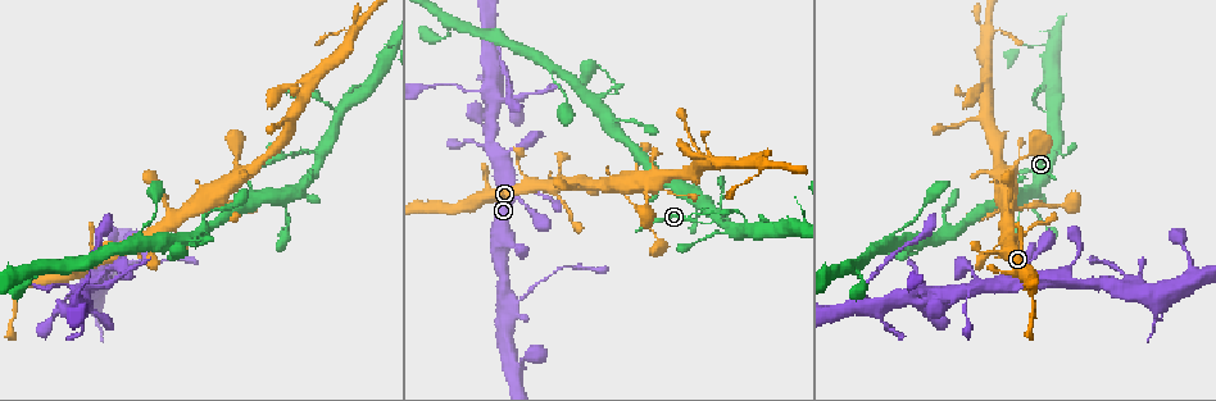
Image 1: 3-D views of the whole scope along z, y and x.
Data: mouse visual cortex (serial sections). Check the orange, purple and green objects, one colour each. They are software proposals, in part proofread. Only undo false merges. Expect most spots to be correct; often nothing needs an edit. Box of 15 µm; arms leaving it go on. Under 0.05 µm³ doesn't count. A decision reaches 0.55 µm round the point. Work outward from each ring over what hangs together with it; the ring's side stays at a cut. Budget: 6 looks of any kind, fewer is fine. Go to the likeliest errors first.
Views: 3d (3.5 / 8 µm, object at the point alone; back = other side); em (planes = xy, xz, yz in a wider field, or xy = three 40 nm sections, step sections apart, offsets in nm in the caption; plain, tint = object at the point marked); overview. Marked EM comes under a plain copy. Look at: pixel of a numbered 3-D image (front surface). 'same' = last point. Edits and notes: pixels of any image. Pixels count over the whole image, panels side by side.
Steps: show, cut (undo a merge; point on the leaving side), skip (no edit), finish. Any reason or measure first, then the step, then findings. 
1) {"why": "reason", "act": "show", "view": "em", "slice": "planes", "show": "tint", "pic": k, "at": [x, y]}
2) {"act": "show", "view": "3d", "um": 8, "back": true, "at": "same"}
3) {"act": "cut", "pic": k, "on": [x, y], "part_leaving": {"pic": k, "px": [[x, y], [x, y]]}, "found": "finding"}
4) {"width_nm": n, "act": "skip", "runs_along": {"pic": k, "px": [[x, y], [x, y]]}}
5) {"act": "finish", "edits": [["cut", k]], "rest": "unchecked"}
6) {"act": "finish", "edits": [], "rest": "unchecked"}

{"why": "side arm on a straight run", "act": "show", "view": "3d", "um": 3.5, "back": true, "pic": 1, "at": [340, 117]}

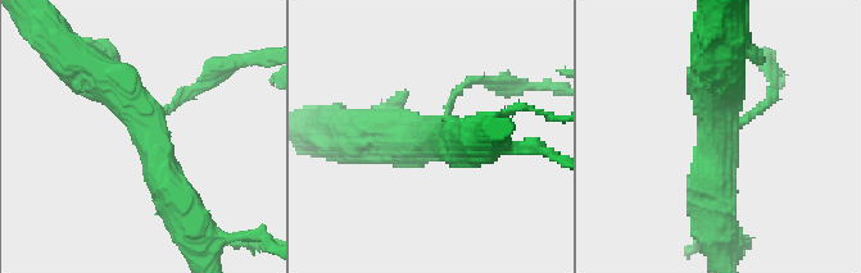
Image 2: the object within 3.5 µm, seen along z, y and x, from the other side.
{"arms": 3, "arm_widths_nm": [100, 450, 500], "why": "need the tissue", "act": "show", "view": "em", "slice": "xy", "step": 5, "show": "tint", "pic": 2, "at": [713, 130]}

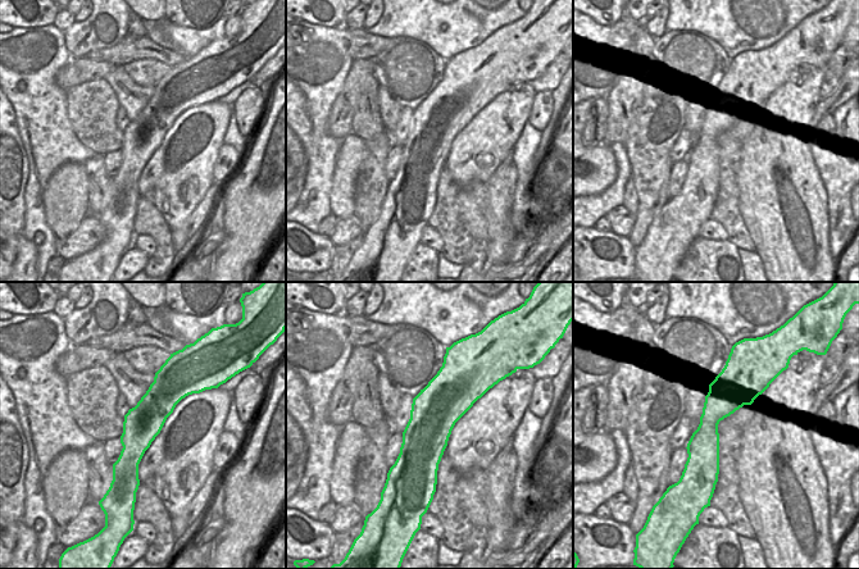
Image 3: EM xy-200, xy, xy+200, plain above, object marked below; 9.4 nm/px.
{"width_nm": 460, "act": "skip", "runs_along": {"pic": 2, "px": [[181, 212], [146, 121], [91, 66]]}, "found": "continuous, no second cell"}

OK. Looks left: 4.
{"why": "sharp bend", "act": "show", "view": "3d", "um": 3.5, "pic": 1, "at": [698, 199]}

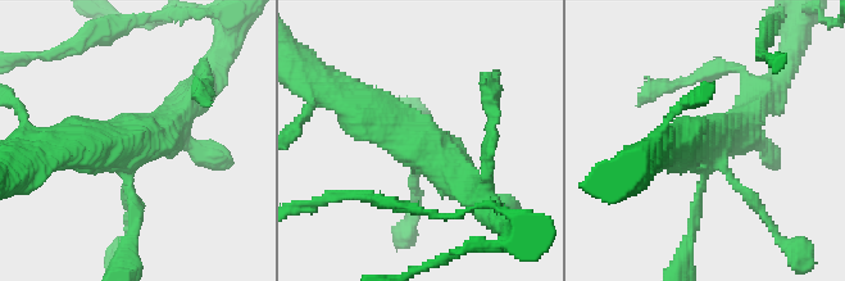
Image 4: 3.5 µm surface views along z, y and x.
{"why": "now the EM", "act": "show", "view": "em", "slice": "xy", "step": 1, "show": "tint", "pic": 4, "at": [704, 166]}

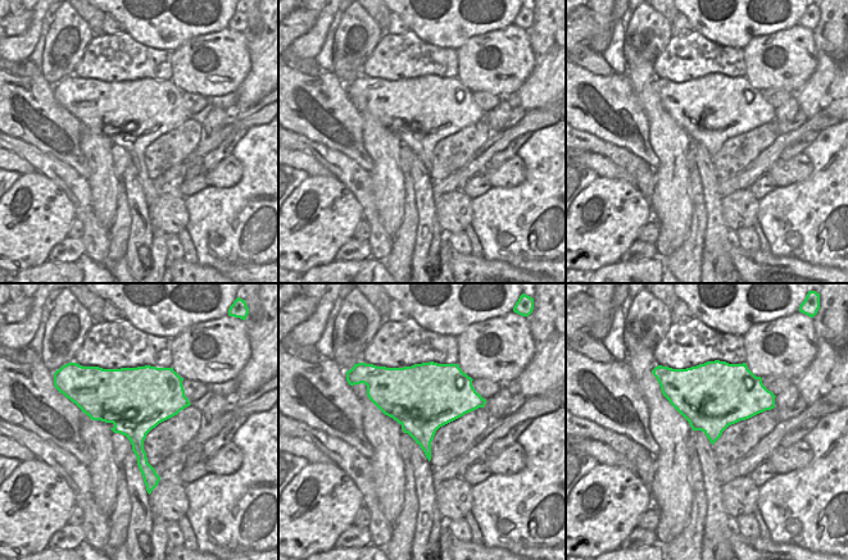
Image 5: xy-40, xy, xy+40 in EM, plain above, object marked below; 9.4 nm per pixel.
{"act": "skip", "runs_along": {"pic": 4, "px": [[469, 189], [405, 128], [339, 93]]}, "found": "all the same cell"}

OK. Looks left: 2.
{"why": "small branch off a trunk", "act": "show", "view": "3d", "um": 3.5, "pic": 1, "at": [144, 242]}

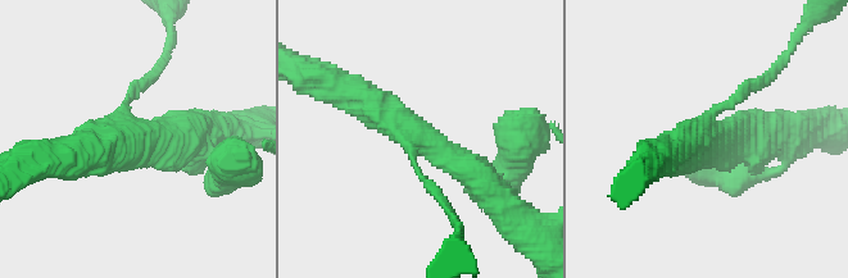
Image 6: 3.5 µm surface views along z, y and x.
{"arm_widths_nm": [100, 400, 450], "act": "skip", "runs_along": {"pic": 6, "px": [[483, 185], [376, 105], [340, 89]]}, "found": "one cell here"}

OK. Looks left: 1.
{"act": "finish", "edits": [], "rest": "unchecked"}

